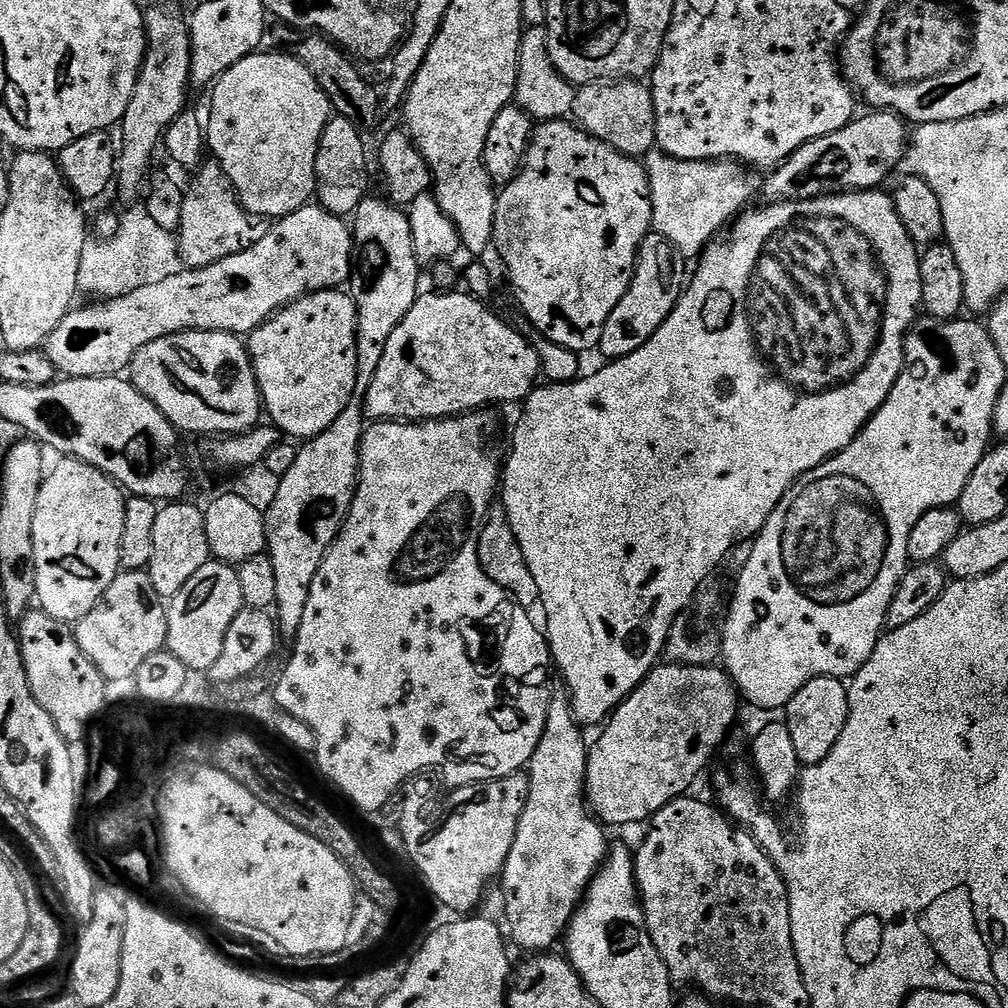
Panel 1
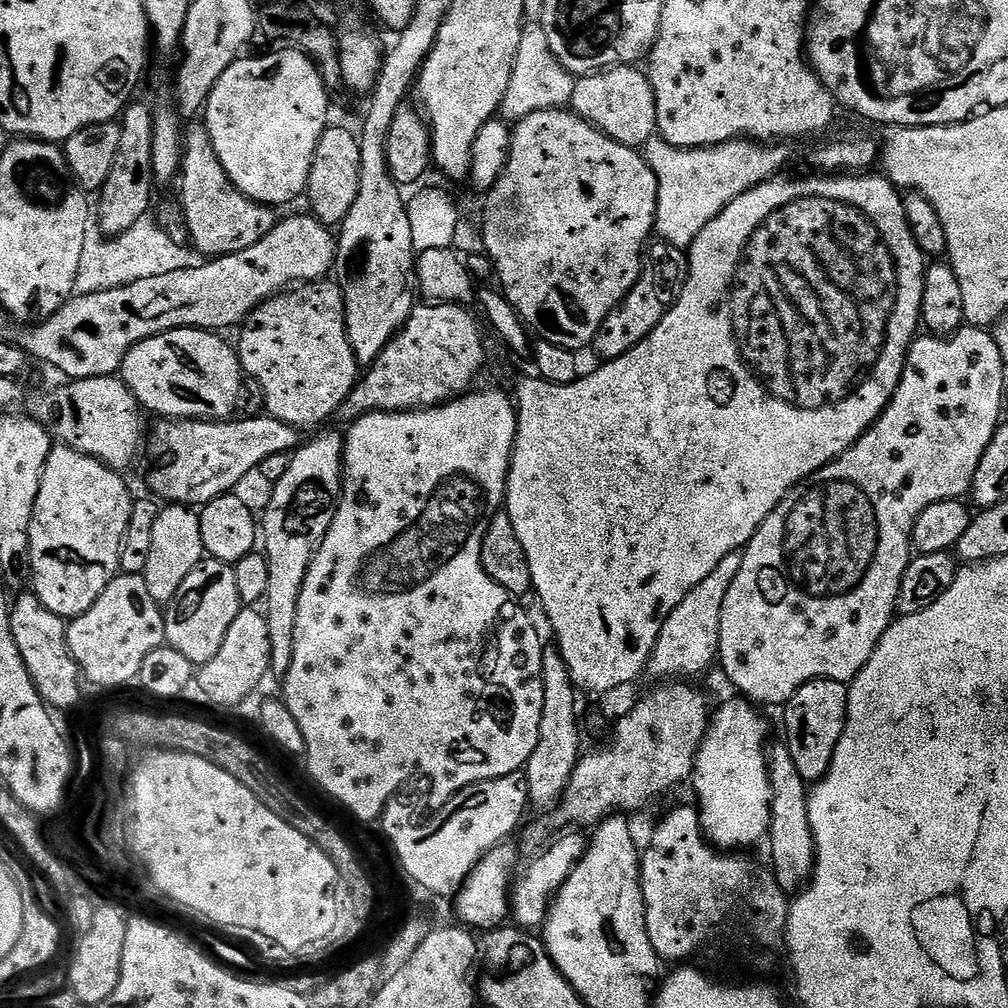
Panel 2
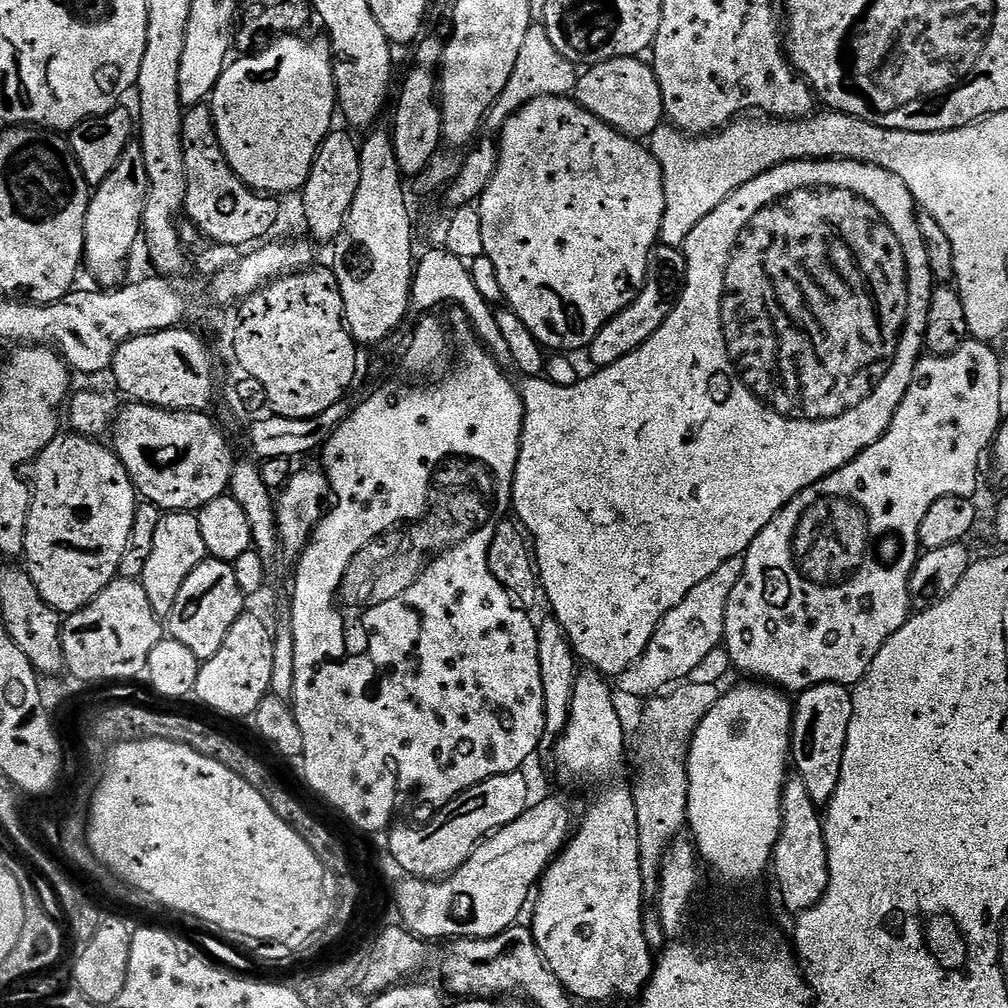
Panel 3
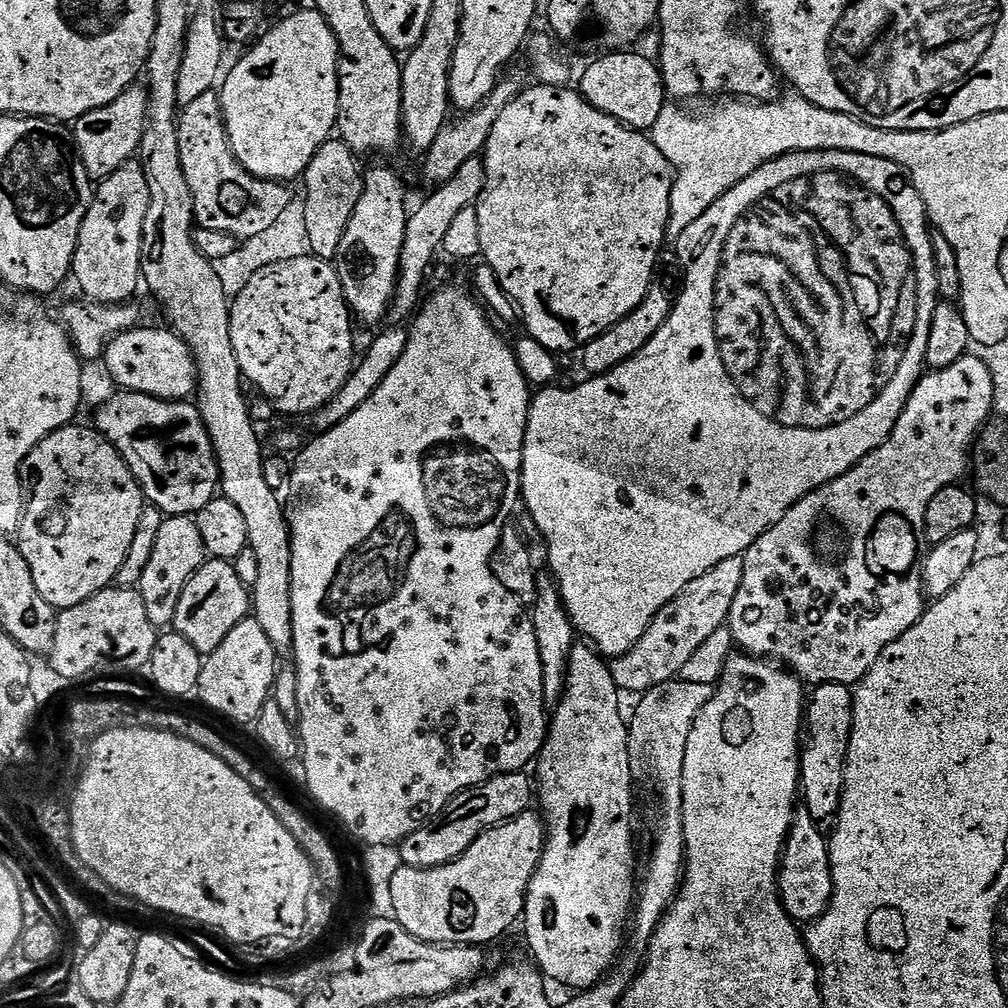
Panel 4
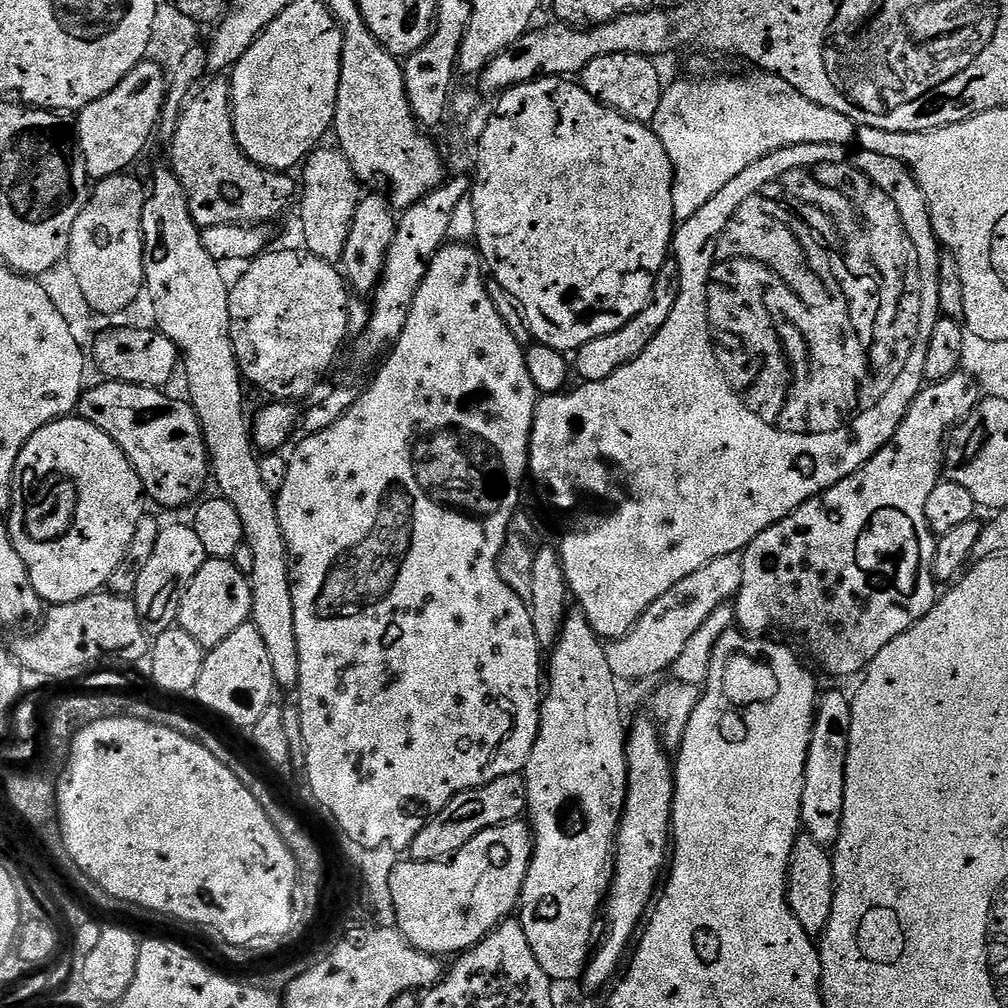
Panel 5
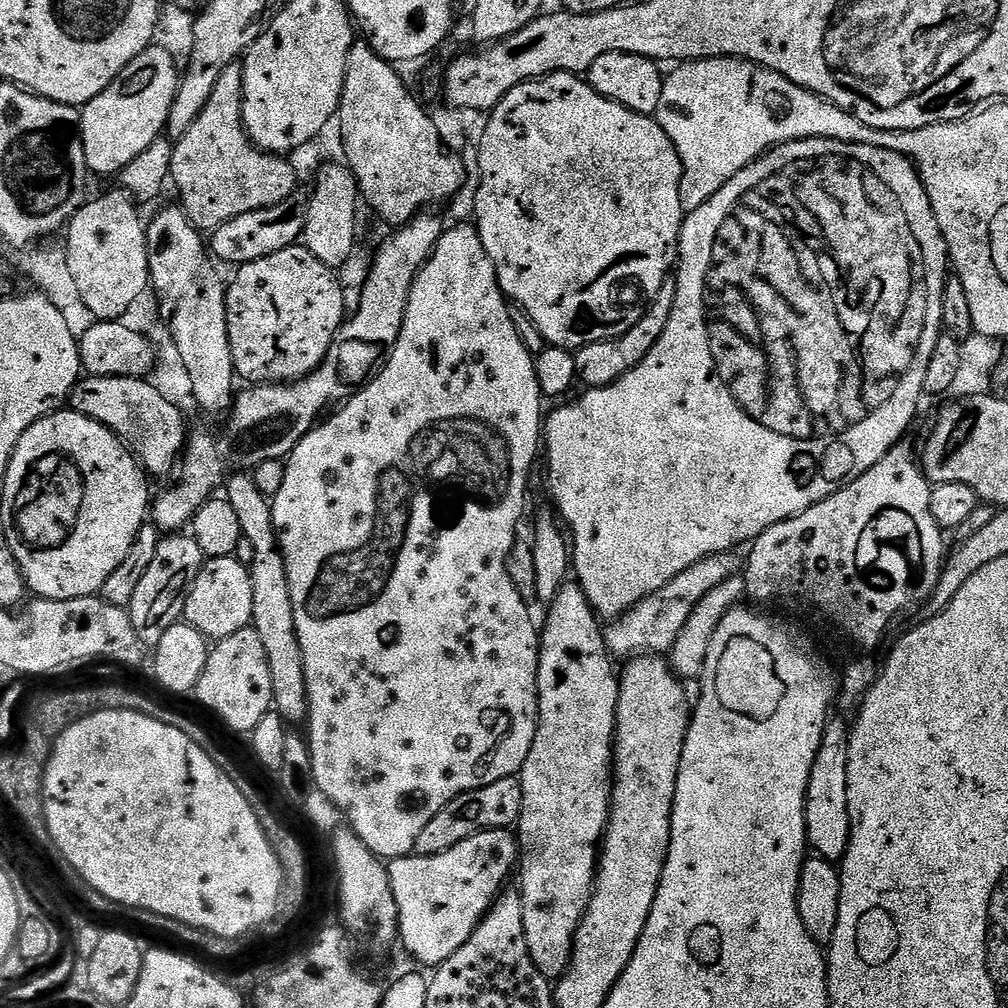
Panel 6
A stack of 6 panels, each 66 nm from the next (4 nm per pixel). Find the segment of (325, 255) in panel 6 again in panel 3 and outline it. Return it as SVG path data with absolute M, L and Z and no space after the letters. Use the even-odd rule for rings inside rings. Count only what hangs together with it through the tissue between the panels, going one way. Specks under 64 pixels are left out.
M339 130L329 132L328 137L320 143L320 149L312 163L312 169L308 175L308 180L302 189L305 198L306 222L308 224L306 232L313 241L328 240L328 242L332 242L339 236L342 226L346 222L346 214L350 214L350 206L354 202L354 194L358 194L359 173L360 144L357 143L357 141L352 141L346 133L339 132Z

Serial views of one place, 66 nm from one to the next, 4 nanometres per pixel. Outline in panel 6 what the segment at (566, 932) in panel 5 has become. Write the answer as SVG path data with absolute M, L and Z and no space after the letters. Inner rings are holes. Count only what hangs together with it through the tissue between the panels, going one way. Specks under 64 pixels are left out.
M566 582L558 590L552 603L547 605L548 617L542 620L540 632L540 661L538 662L538 702L540 709L536 715L536 733L534 742L530 746L530 754L524 765L520 767L518 779L522 786L522 810L518 821L518 887L522 898L522 922L526 926L526 946L530 946L530 958L534 966L549 982L555 982L563 976L568 965L572 963L572 943L576 937L578 926L588 909L588 903L592 897L592 888L596 885L596 870L600 858L600 850L604 838L604 831L608 829L608 811L612 808L612 781L614 779L614 765L612 762L612 750L616 743L616 711L618 710L618 694L620 693L620 681L618 668L615 668L614 657L608 652L607 643L604 640L604 631L601 621L598 619L592 604L586 598L586 594L580 589L579 583Z

